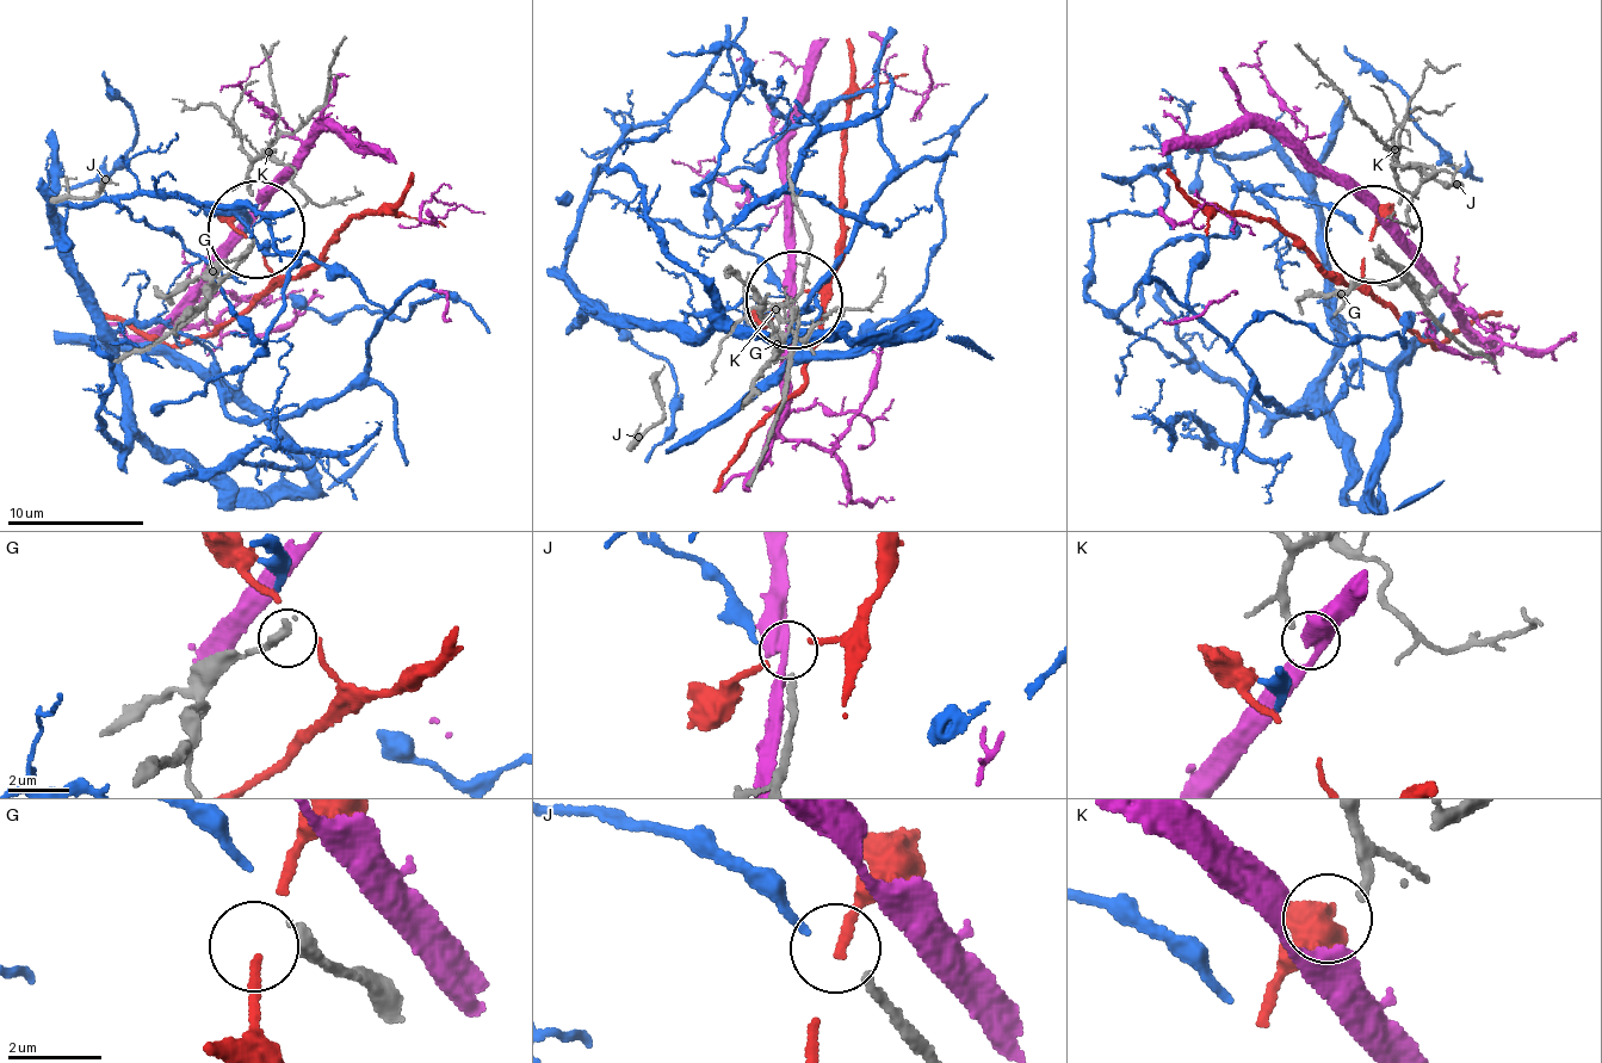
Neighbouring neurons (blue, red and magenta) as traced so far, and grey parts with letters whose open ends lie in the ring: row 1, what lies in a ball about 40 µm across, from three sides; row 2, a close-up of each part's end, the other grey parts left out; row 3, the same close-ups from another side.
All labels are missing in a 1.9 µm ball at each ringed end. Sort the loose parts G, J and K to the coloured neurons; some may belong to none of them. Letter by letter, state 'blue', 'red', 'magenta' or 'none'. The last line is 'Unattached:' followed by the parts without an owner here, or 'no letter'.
G: none
J: none
K: magenta
Unattached: G, J

